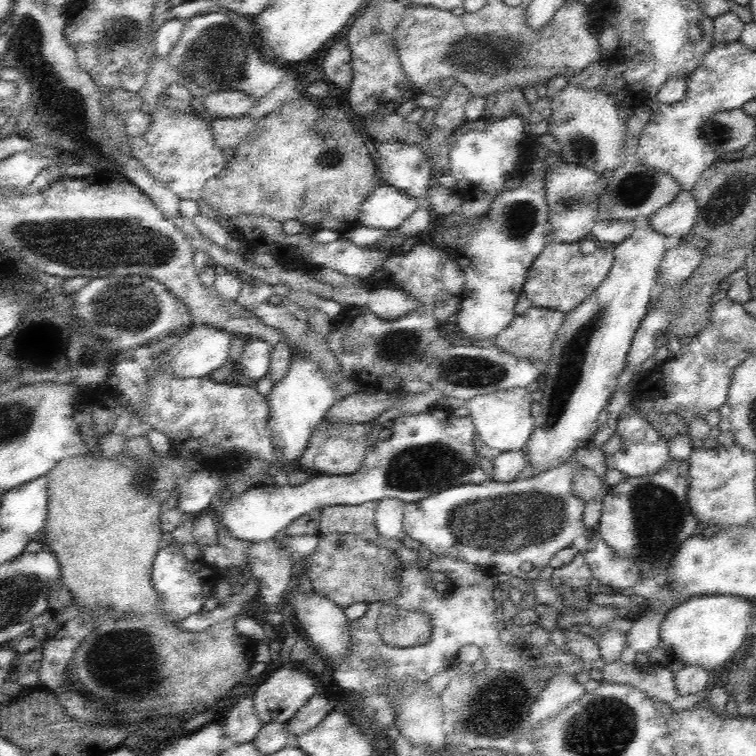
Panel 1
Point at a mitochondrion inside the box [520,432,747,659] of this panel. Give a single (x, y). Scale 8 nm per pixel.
(655, 508)

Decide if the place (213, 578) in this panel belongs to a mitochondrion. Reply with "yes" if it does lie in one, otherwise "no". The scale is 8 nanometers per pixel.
no

